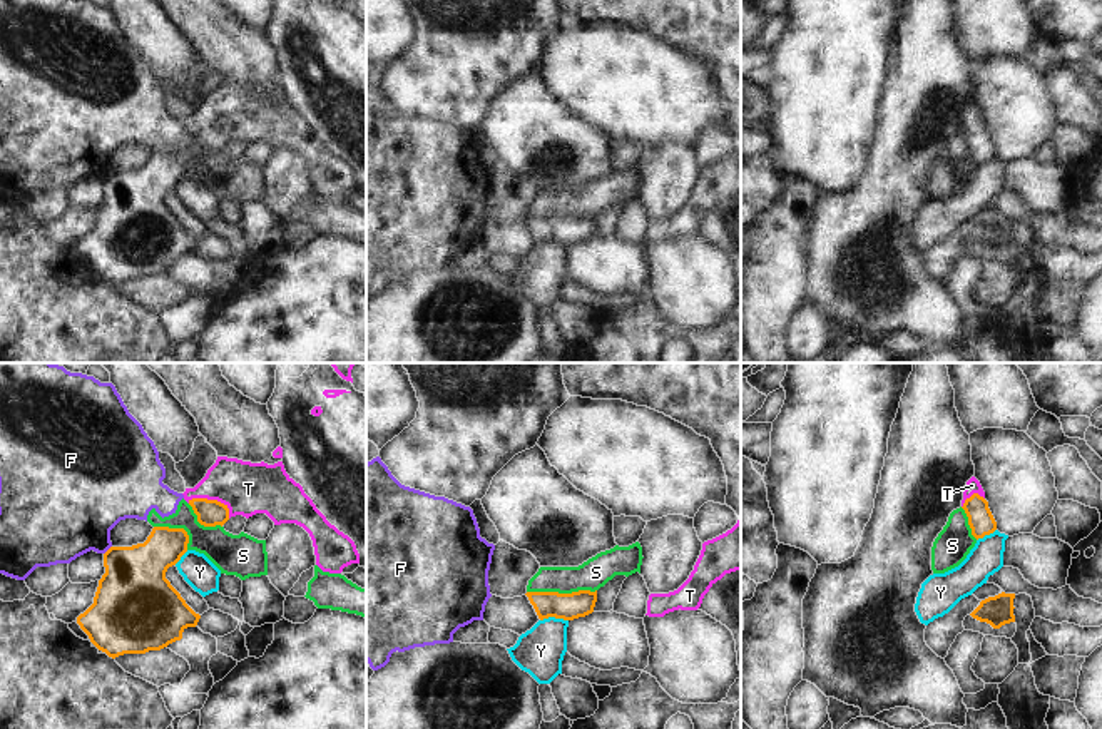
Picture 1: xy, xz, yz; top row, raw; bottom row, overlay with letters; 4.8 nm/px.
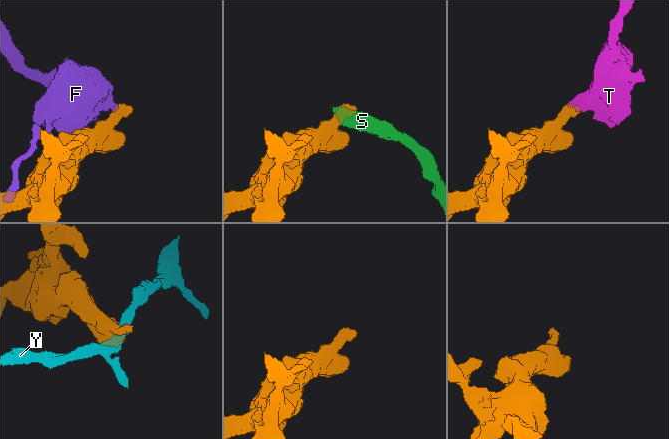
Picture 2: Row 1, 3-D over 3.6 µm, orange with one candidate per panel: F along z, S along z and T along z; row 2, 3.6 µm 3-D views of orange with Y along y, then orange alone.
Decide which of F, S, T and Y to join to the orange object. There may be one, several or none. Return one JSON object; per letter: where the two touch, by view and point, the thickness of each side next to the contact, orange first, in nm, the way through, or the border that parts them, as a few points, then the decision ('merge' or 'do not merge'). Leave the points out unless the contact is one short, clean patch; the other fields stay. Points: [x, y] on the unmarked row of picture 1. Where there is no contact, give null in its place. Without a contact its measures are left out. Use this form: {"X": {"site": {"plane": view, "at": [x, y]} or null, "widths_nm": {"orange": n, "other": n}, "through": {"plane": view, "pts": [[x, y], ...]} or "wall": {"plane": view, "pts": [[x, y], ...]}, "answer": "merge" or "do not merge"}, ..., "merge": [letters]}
{"F": {"site": {"plane": "xy", "at": [107, 176]}, "widths_nm": {"orange": 340, "other": 400}, "answer": "do not merge"}, "S": {"site": {"plane": "xz", "at": [561, 219]}, "widths_nm": {"orange": 130, "other": 150}, "wall": {"plane": "xz", "pts": [[596, 214], [527, 218]]}, "answer": "do not merge"}, "T": {"site": {"plane": "xy", "at": [213, 126]}, "widths_nm": {"orange": 130, "other": 260}, "through": {"plane": "xy", "pts": [[209, 137], [213, 126], [228, 114], [248, 114]]}, "answer": "merge"}, "Y": {"site": {"plane": "xz", "at": [554, 241]}, "widths_nm": {"orange": 130, "other": 220}, "wall": {"plane": "xz", "pts": [[567, 244], [544, 243], [540, 246]]}, "answer": "do not merge"}, "merge": ["T"]}

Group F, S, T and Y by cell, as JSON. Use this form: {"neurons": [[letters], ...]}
{"neurons": [["F", "S"], ["T"], ["Y"]]}

